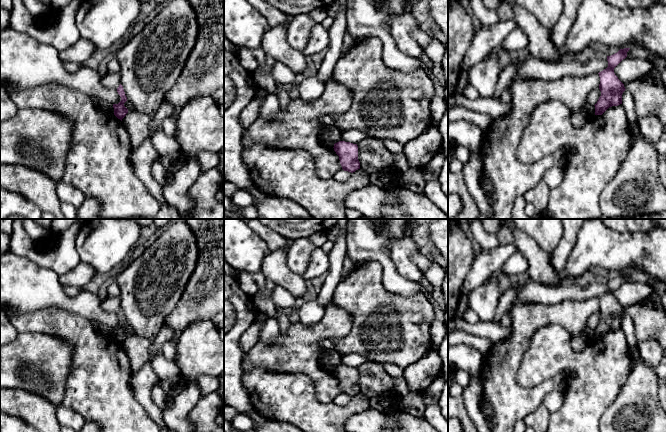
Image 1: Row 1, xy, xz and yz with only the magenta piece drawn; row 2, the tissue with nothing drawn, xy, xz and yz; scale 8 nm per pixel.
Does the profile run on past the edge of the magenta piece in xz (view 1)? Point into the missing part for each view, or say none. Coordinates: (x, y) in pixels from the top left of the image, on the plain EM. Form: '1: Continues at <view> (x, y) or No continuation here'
1: No continuation here

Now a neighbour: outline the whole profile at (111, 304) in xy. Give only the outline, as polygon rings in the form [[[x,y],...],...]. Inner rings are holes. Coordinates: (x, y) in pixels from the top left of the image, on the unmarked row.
[[[108,297],[102,302],[102,308],[108,312],[117,313],[120,309],[119,297]]]

